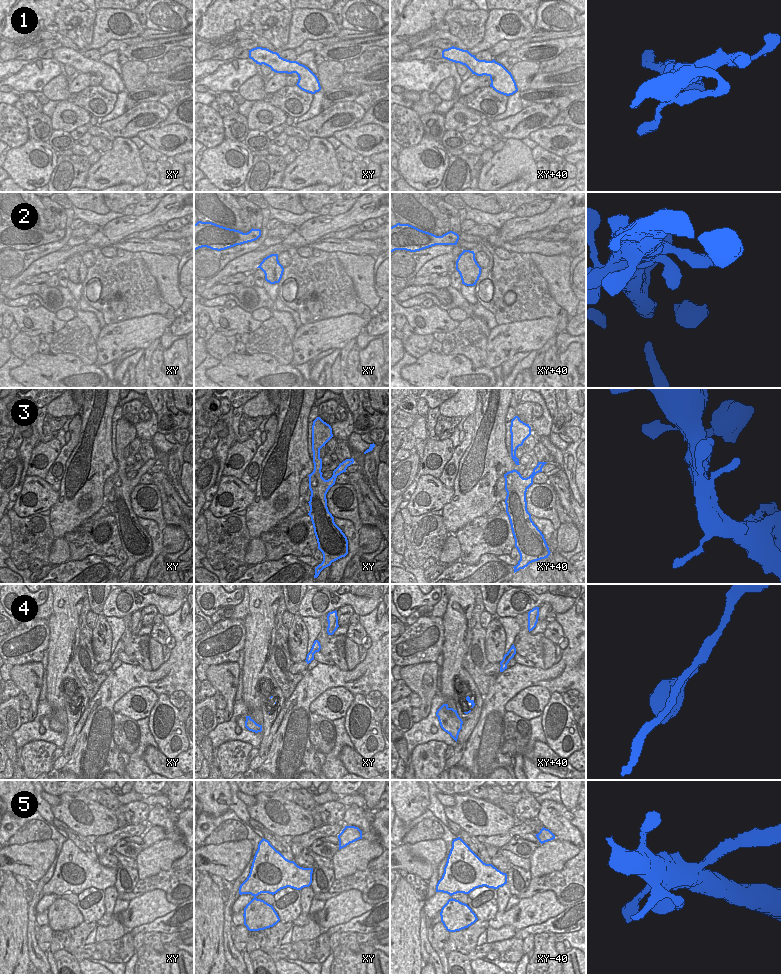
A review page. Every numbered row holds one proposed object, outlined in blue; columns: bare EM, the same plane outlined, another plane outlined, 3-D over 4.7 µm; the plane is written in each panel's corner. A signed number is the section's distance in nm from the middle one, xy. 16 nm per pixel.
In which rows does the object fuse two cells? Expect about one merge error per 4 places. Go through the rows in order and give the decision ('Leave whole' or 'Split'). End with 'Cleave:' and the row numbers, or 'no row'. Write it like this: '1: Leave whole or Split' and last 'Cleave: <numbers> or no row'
1: Leave whole
2: Leave whole
3: Leave whole
4: Leave whole
5: Leave whole
Cleave: no row.

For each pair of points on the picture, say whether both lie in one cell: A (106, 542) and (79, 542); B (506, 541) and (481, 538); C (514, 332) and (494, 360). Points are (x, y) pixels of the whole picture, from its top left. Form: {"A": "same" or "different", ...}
{"A": "same", "B": "same", "C": "same"}

